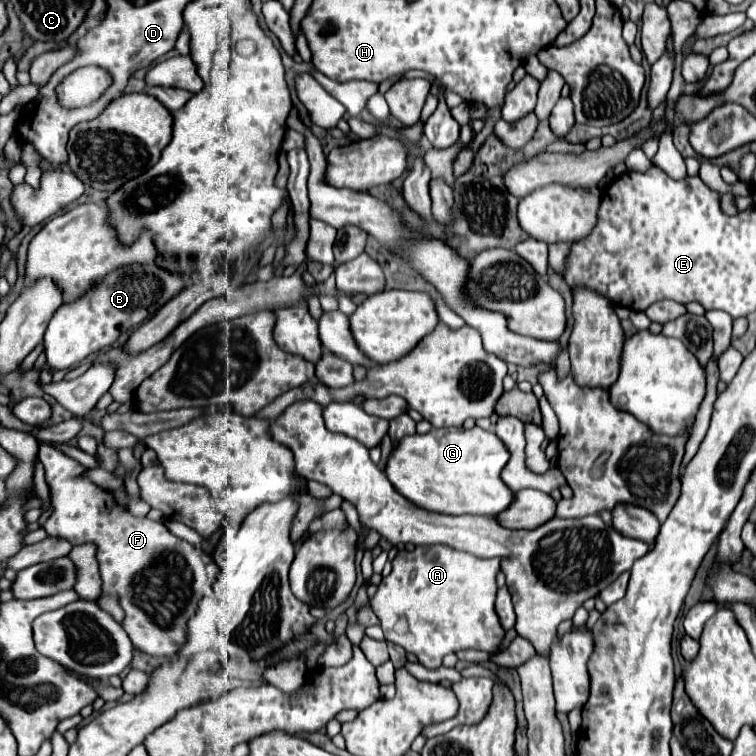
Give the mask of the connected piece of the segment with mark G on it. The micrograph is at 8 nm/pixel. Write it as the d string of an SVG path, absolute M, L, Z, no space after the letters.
M481 427L463 429L431 429L425 435L403 437L385 467L389 483L411 503L427 511L447 515L497 515L511 505L513 493L499 479L499 471L507 465L509 453L501 439Z

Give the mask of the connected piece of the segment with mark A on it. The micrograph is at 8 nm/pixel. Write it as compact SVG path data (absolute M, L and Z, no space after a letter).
M421 547L415 551L399 551L393 559L393 571L383 577L379 591L371 599L385 641L393 641L407 653L415 653L417 661L427 669L439 669L447 653L461 649L497 651L505 637L493 607L499 565L499 559L465 557L457 549Z

